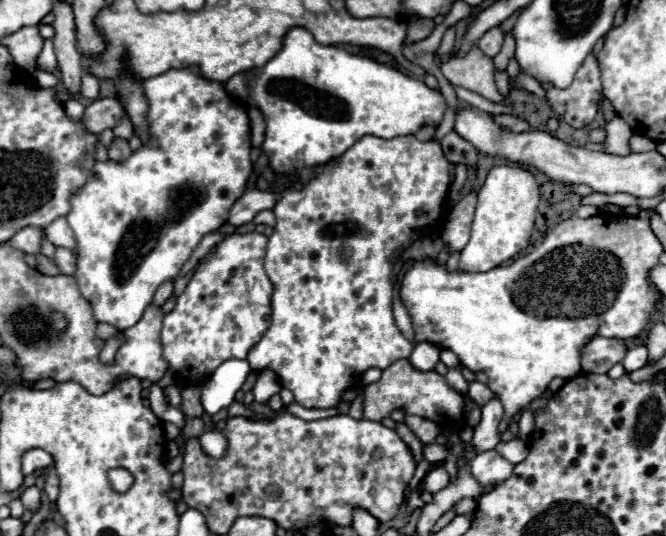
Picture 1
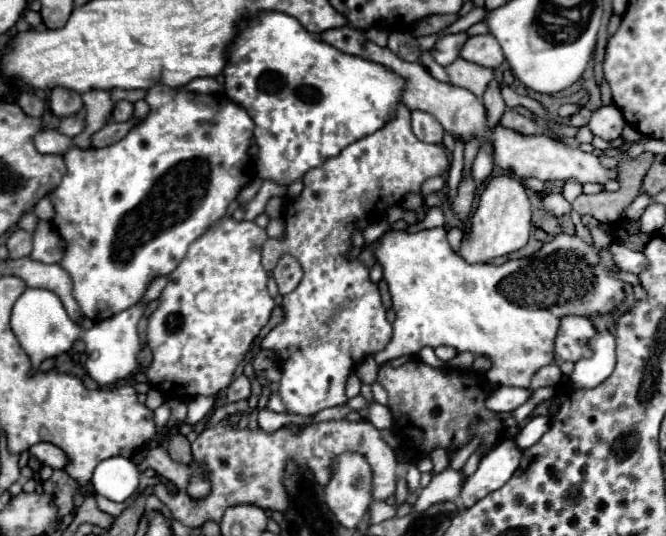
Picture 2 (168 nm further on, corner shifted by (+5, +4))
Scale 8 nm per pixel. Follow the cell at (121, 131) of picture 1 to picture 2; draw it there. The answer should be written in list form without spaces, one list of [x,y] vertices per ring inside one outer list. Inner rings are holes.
[[[119,101],[113,109],[113,121],[121,123],[121,121],[129,121],[133,115],[133,103],[127,103],[127,101]]]

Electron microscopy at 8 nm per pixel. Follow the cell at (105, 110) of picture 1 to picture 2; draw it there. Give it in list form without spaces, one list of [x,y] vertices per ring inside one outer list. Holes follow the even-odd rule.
[[[85,109],[83,113],[79,113],[79,117],[67,117],[67,119],[61,119],[57,131],[63,133],[63,135],[69,135],[69,137],[75,137],[83,131],[85,127]]]

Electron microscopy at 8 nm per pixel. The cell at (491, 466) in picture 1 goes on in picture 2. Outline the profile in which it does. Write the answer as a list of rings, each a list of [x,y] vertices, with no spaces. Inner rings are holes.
[[[511,439],[501,441],[489,453],[485,453],[479,463],[479,469],[465,479],[461,491],[461,505],[457,507],[457,511],[467,511],[491,491],[501,489],[519,467],[519,459],[521,451],[513,445]]]

